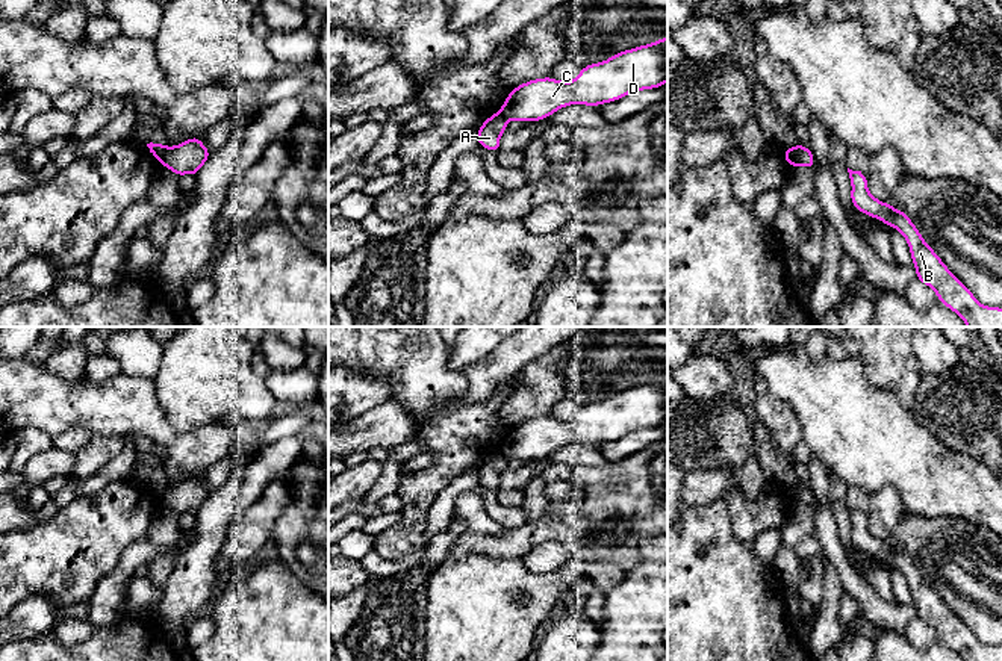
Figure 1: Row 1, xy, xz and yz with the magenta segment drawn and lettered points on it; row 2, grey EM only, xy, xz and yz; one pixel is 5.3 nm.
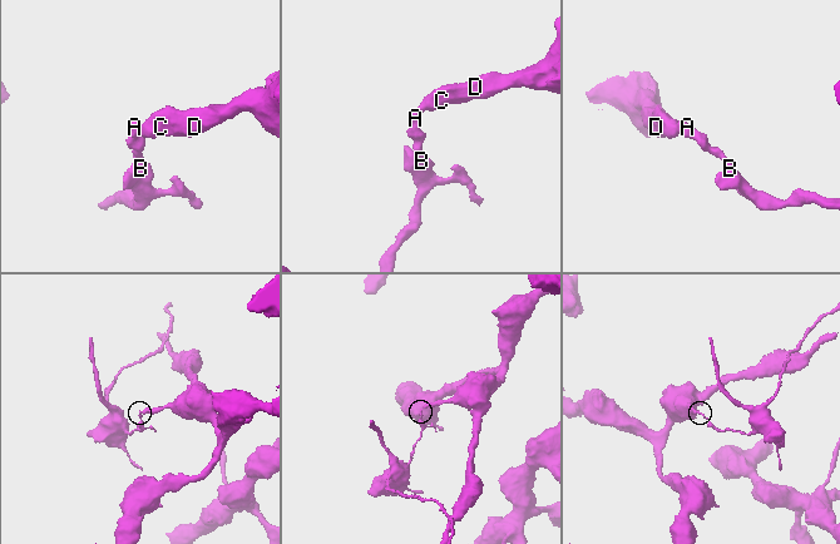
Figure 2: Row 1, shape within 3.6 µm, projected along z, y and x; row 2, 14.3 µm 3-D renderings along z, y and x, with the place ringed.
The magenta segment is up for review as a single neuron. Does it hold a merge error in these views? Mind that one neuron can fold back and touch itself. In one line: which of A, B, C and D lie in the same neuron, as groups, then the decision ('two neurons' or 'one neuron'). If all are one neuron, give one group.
groups A B / C D; two neurons

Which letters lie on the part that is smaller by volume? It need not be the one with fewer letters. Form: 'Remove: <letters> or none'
Remove: A, B

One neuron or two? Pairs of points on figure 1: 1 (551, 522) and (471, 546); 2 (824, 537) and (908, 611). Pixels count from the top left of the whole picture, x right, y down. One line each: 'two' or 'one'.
1: one
2: one

